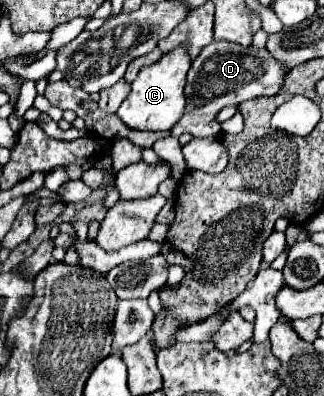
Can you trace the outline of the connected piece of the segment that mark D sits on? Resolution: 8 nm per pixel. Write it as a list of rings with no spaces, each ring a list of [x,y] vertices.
[[[212,41],[192,61],[192,67],[188,71],[188,83],[186,83],[186,89],[184,89],[186,107],[184,107],[184,113],[178,119],[178,123],[172,127],[172,135],[174,137],[180,137],[182,133],[190,133],[194,137],[214,137],[214,135],[218,135],[220,133],[220,123],[216,121],[216,115],[218,115],[220,109],[224,109],[226,105],[240,105],[242,101],[248,101],[248,99],[276,95],[276,91],[282,89],[286,73],[288,73],[288,69],[284,69],[278,63],[278,59],[274,59],[266,49],[258,49],[254,45],[252,47],[242,47],[242,45],[236,45],[236,43],[228,43],[228,41]]]

